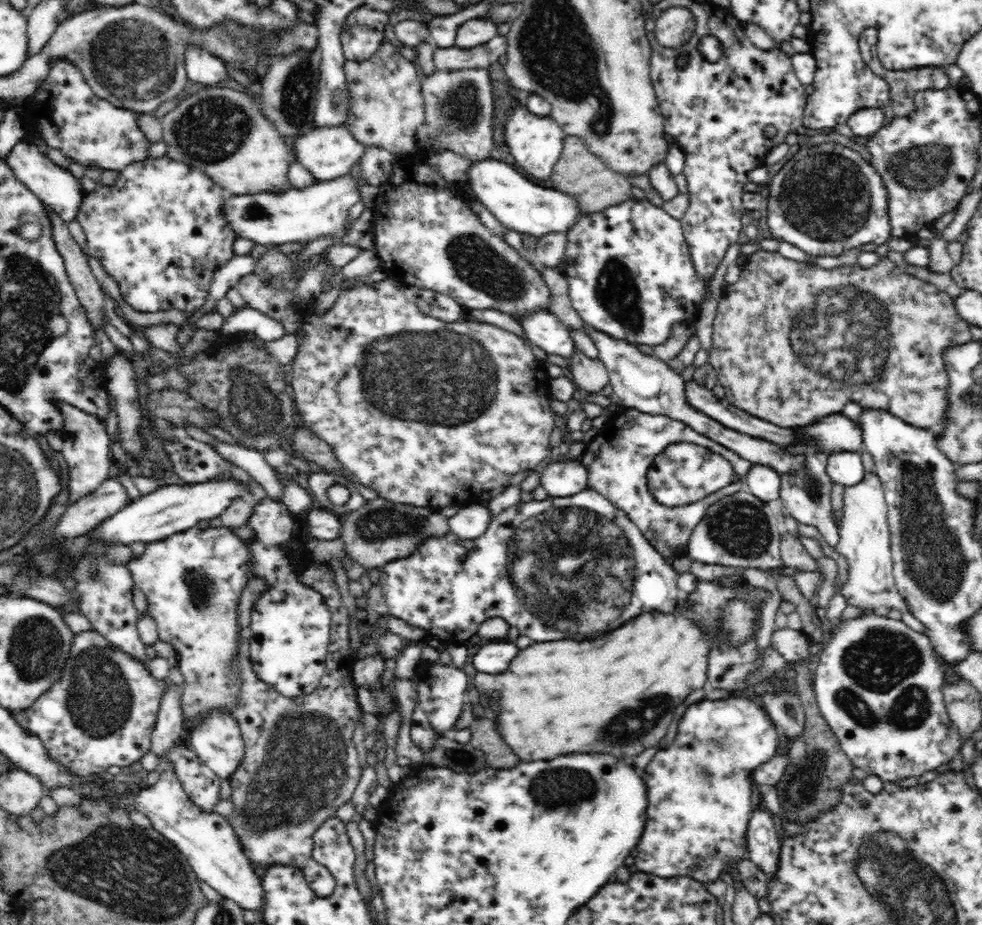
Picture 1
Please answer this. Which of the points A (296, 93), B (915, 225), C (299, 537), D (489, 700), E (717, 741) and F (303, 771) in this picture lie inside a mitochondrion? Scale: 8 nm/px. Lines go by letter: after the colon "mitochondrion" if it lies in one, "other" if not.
A: mitochondrion
B: other
C: other
D: other
E: mitochondrion
F: mitochondrion

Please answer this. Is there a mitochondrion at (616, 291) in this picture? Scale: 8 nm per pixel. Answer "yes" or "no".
yes

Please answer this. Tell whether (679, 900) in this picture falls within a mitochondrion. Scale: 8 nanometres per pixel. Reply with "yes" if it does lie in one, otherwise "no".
no

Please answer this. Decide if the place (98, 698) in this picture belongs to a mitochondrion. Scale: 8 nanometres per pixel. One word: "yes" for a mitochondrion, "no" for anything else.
yes

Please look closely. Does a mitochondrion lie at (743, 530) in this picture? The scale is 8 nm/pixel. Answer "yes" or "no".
yes

